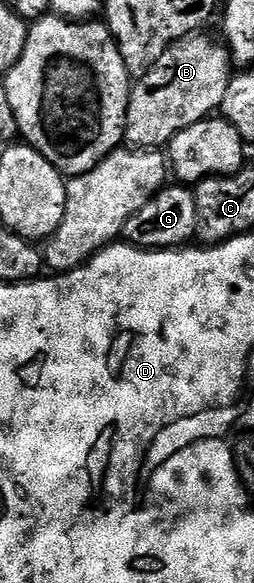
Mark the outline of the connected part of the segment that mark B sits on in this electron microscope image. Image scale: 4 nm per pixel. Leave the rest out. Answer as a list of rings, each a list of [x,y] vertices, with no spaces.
[[[193,36],[190,38],[183,38],[180,42],[173,42],[172,47],[168,49],[158,61],[149,68],[147,72],[139,75],[135,79],[132,95],[128,101],[128,111],[126,112],[126,128],[124,129],[124,142],[129,147],[137,150],[154,150],[157,148],[167,147],[170,140],[174,140],[174,136],[178,136],[178,132],[182,132],[182,128],[190,128],[190,124],[198,124],[203,118],[211,118],[217,113],[222,104],[222,100],[228,91],[228,83],[230,81],[230,73],[228,74],[228,66],[230,67],[230,55],[219,41],[211,42],[210,39],[204,38],[205,36]]]

